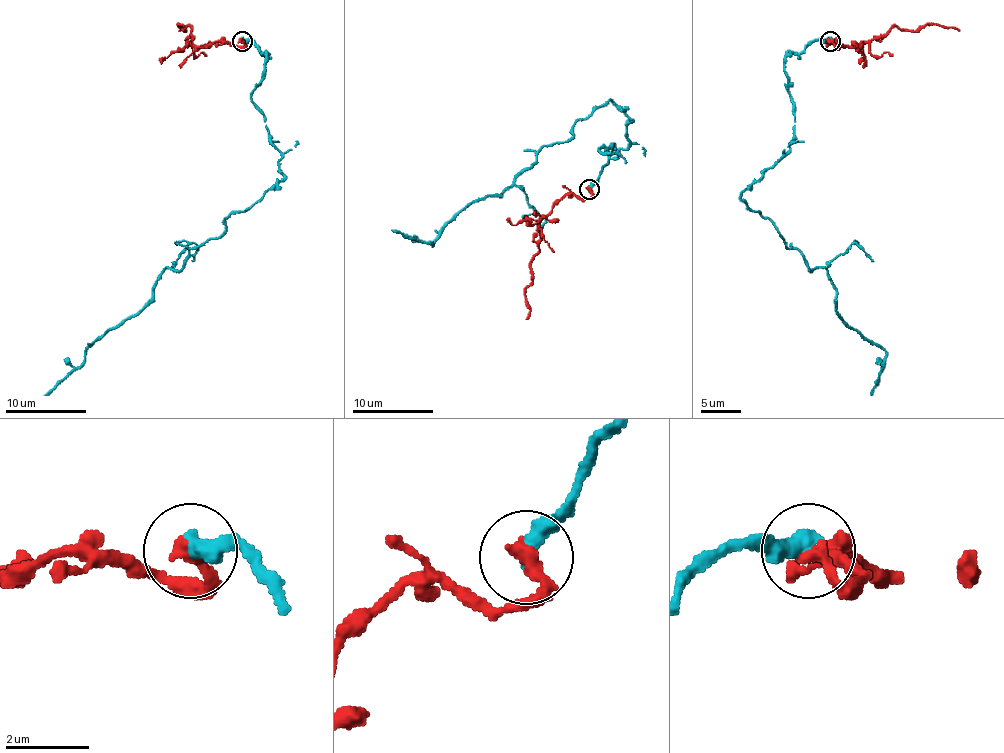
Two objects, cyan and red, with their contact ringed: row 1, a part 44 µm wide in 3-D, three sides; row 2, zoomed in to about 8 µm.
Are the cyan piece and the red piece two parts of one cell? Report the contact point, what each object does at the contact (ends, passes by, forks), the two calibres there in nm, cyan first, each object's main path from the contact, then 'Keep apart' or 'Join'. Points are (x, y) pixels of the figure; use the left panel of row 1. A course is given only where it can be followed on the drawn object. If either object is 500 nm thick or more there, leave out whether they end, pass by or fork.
Place: (242, 41). At the ring cyan ends. At the ring red ends. Thickness 440 nm (cyan) against 420 nm. Course of cyan: (242, 41), (265, 57), (252, 104), (283, 177), (167, 268), (153, 298), (44, 395). Course of red: (242, 41), (240, 47), (216, 41), (202, 47), (194, 43), (190, 27), (178, 25), (182, 27), (178, 31). Join

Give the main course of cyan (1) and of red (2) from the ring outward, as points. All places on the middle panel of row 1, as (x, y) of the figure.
1: (590, 190), (612, 143), (600, 149), (628, 145), (630, 121), (612, 101), (432, 244), (392, 230)
2: (590, 190), (588, 198), (563, 196), (541, 220), (531, 281), (525, 289), (529, 315), (525, 319)

